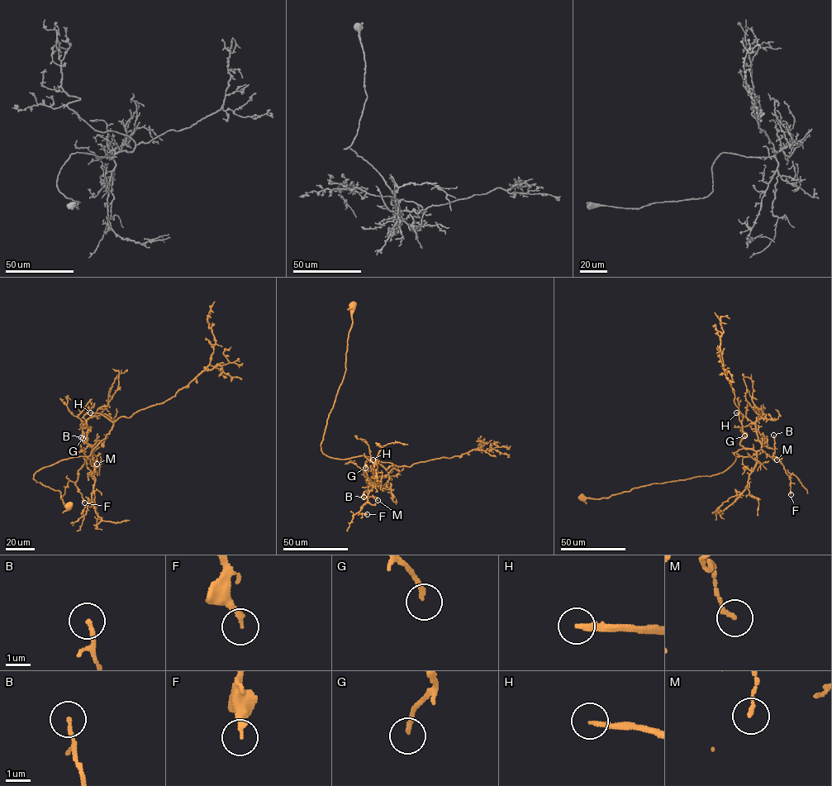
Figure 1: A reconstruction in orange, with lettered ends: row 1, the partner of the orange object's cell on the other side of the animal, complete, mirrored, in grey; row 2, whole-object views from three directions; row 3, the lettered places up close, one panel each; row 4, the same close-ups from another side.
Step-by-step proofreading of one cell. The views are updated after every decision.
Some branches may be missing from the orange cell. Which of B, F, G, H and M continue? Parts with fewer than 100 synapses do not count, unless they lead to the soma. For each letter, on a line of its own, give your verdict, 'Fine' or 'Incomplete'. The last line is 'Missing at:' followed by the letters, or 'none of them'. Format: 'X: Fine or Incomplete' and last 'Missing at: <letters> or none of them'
B: Fine
F: Fine
G: Fine
H: Incomplete
M: Fine
Missing at: H

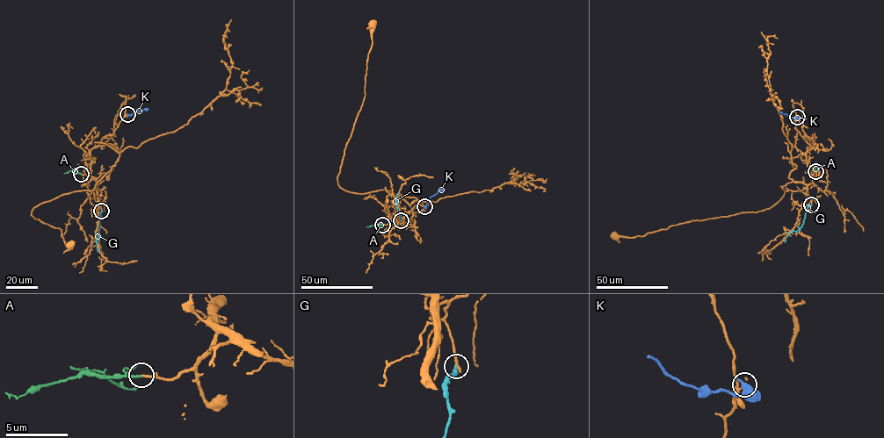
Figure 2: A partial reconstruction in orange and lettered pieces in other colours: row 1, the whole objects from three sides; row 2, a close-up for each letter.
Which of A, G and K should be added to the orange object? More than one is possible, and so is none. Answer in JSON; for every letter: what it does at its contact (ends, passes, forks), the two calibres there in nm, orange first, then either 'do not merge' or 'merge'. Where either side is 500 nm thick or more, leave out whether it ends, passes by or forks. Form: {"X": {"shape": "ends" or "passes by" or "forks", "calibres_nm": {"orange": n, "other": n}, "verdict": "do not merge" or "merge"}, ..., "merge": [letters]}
{"A": {"shape": "ends", "calibres_nm": {"orange": 180, "other": 190}, "verdict": "merge"}, "G": {"shape": "ends", "calibres_nm": {"orange": 240, "other": 300}, "verdict": "do not merge"}, "K": {"calibres_nm": {"orange": 140, "other": 650}, "verdict": "do not merge"}, "merge": ["A"]}

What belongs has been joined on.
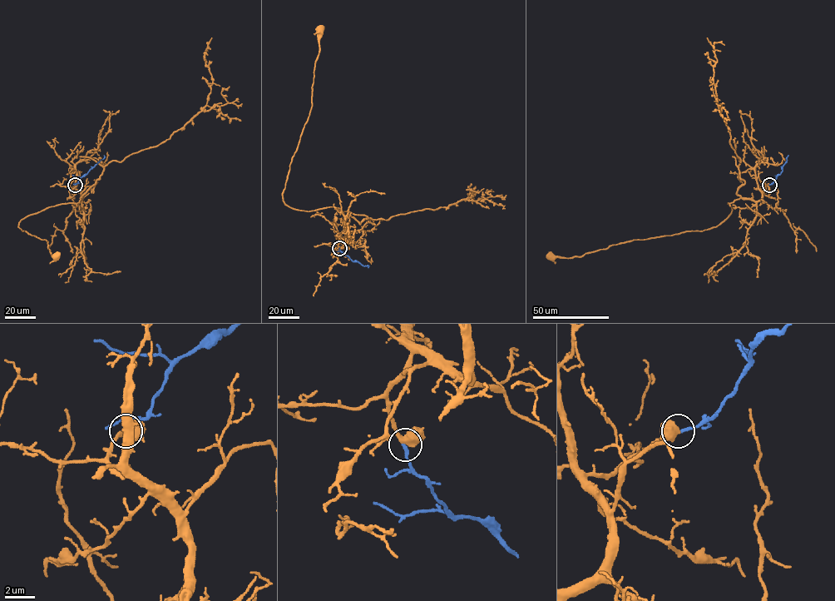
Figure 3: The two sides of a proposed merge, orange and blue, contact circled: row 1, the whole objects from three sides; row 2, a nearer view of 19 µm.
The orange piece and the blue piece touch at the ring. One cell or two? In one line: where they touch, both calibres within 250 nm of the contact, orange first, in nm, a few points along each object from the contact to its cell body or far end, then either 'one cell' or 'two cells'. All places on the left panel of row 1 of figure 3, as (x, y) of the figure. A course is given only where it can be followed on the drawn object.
(75, 185) | 500/240 nm | orange via (75, 185), (81, 201), (49, 206), (19, 222), (22, 230), (47, 241), (51, 255), (56, 256) | blue via (75, 185), (104, 155) | one cell

